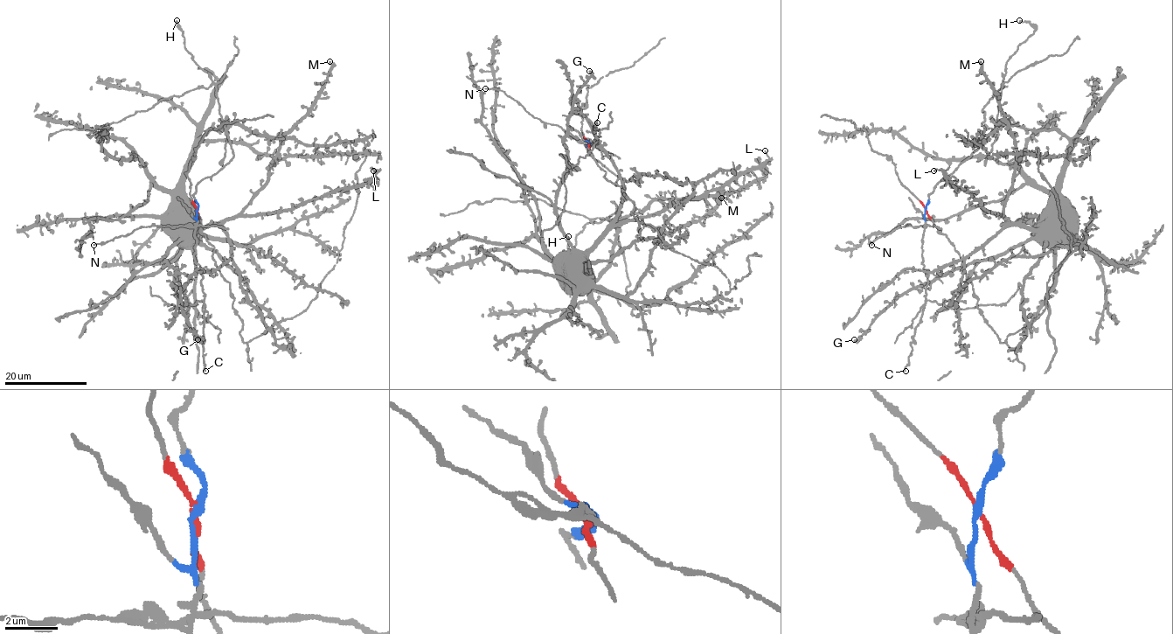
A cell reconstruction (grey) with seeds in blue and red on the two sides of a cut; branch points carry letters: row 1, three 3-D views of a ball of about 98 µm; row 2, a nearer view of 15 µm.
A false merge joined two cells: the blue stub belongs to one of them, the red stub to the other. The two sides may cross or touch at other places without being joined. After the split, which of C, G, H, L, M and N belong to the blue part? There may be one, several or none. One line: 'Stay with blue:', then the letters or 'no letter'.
Stay with blue: C, H, N

